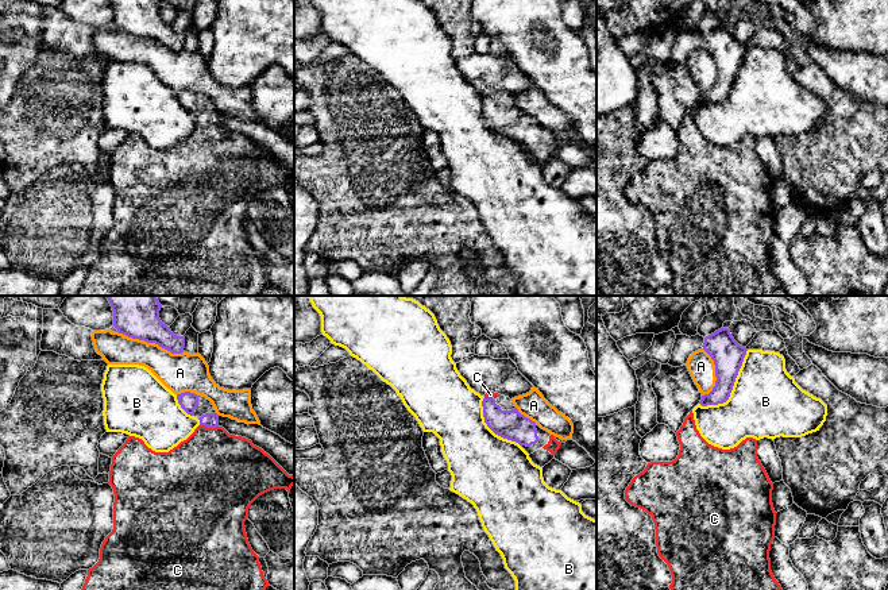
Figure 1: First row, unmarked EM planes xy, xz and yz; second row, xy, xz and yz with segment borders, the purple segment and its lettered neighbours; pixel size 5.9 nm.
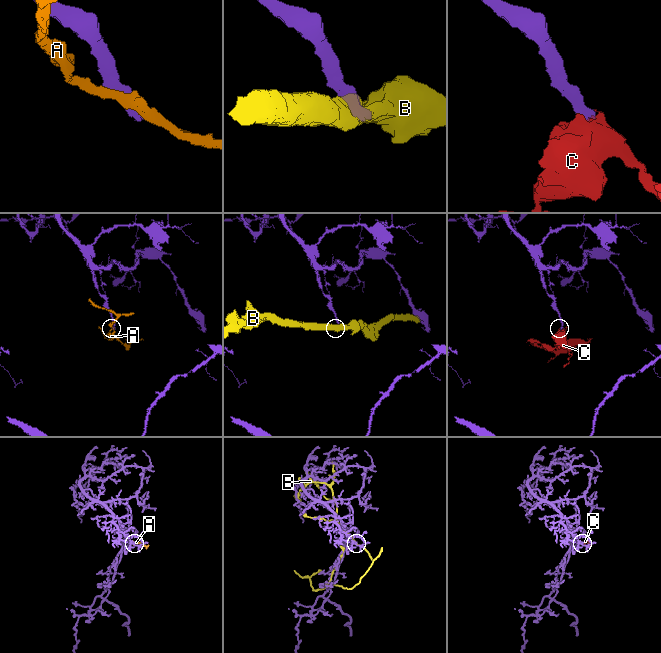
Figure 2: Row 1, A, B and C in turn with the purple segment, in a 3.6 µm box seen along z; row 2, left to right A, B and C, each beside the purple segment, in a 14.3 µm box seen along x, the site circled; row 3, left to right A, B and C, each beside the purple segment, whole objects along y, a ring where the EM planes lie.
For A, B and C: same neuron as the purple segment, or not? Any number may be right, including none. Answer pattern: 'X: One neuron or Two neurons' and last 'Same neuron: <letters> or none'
A: Two neurons
B: Two neurons
C: One neuron
Same neuron: C

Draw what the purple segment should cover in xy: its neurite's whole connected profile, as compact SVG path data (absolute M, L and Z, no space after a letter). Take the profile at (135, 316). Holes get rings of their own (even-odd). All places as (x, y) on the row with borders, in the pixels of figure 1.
M105 296L113 311L113 327L132 339L155 343L171 354L182 354L185 338L177 336L159 319L157 296Z

